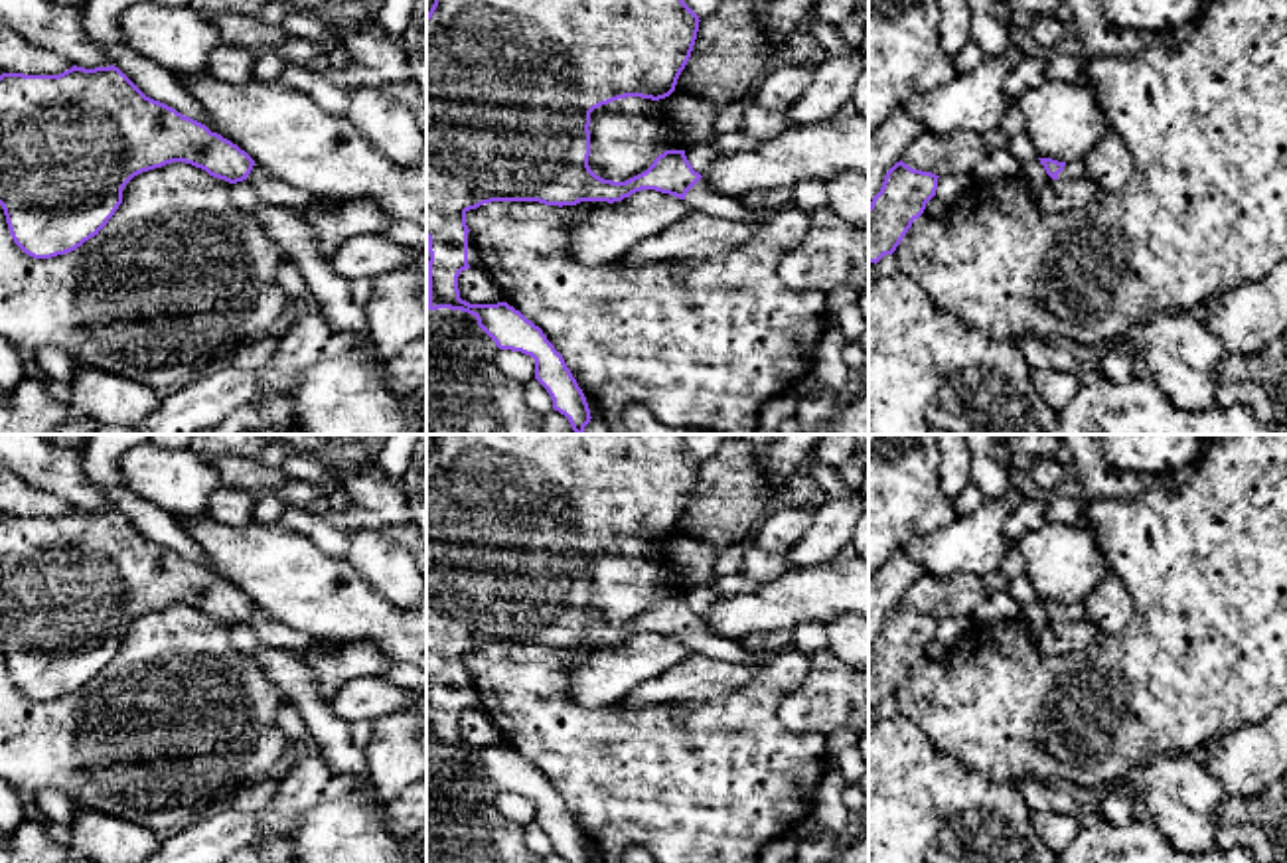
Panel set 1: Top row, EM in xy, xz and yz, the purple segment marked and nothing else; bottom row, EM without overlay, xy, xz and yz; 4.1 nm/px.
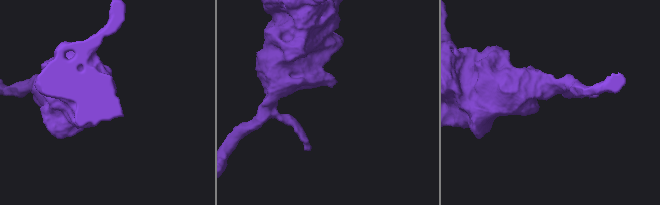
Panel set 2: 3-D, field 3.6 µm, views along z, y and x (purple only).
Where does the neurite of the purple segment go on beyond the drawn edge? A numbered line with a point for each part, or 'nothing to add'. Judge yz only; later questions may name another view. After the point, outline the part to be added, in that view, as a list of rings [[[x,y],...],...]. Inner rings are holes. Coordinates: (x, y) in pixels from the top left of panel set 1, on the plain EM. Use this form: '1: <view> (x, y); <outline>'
1: yz (1072, 613); [[[1084,602],[1068,604],[1064,612],[1058,616],[1058,622],[1076,622],[1086,616]]]

